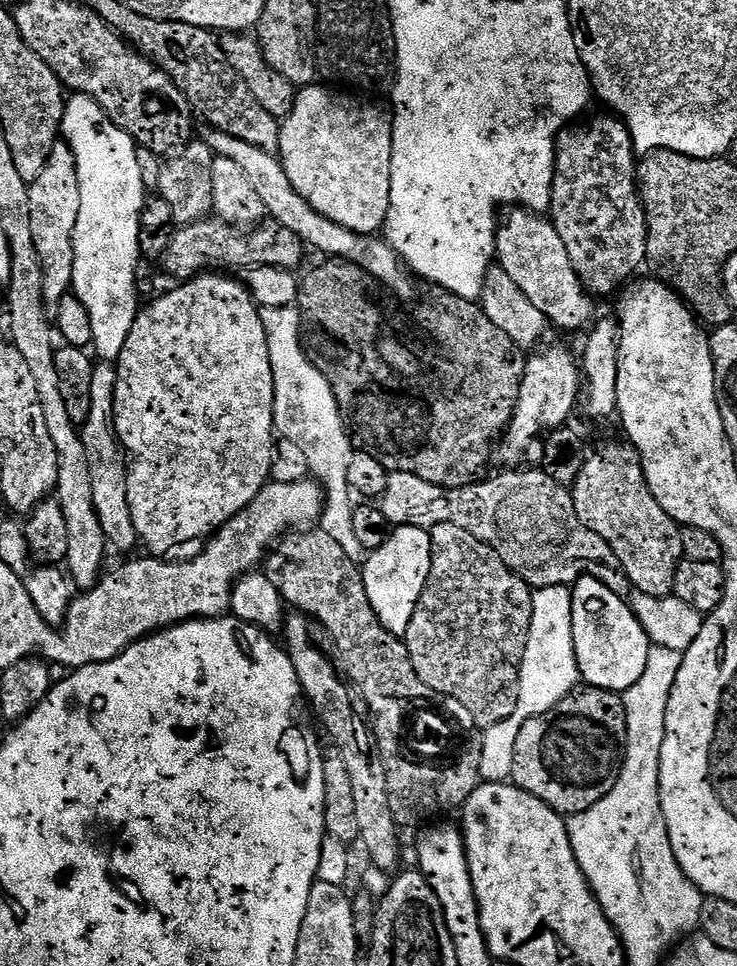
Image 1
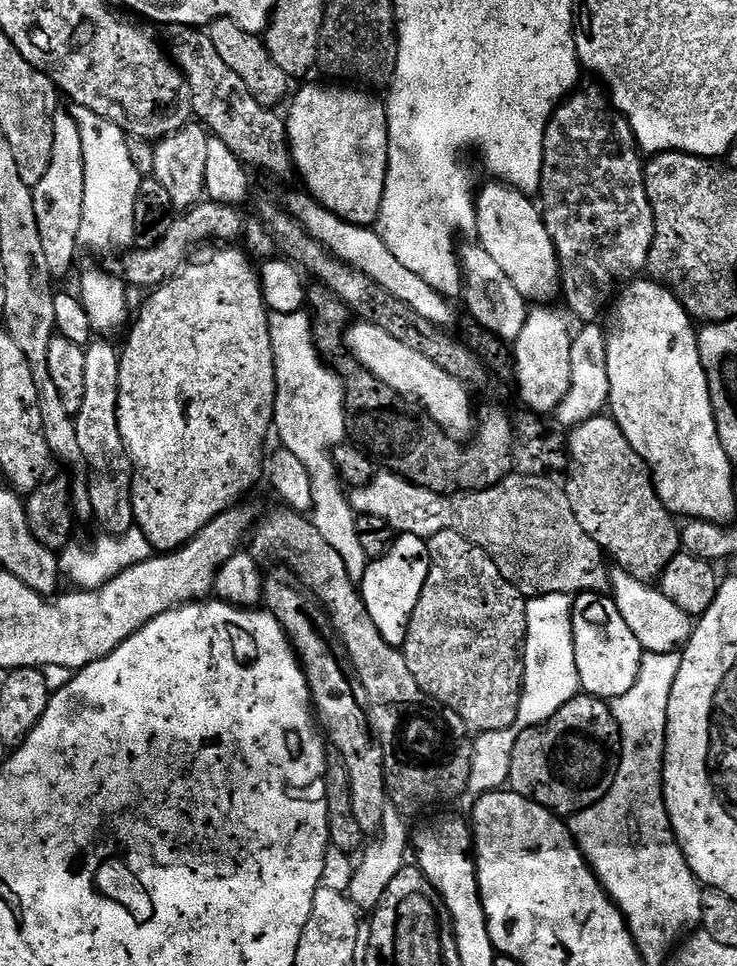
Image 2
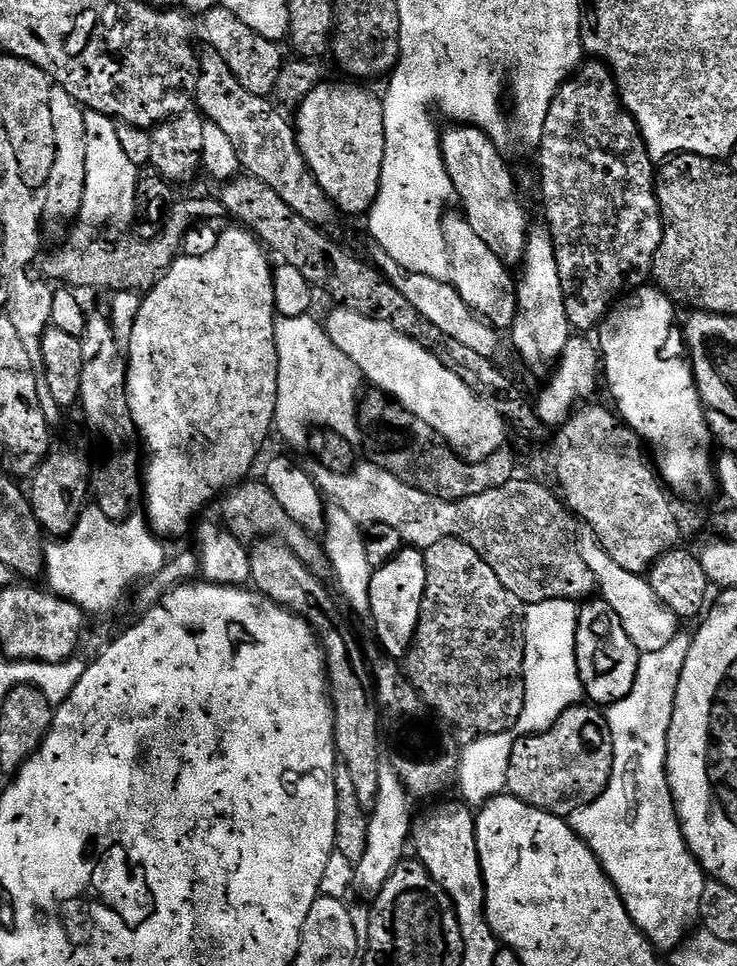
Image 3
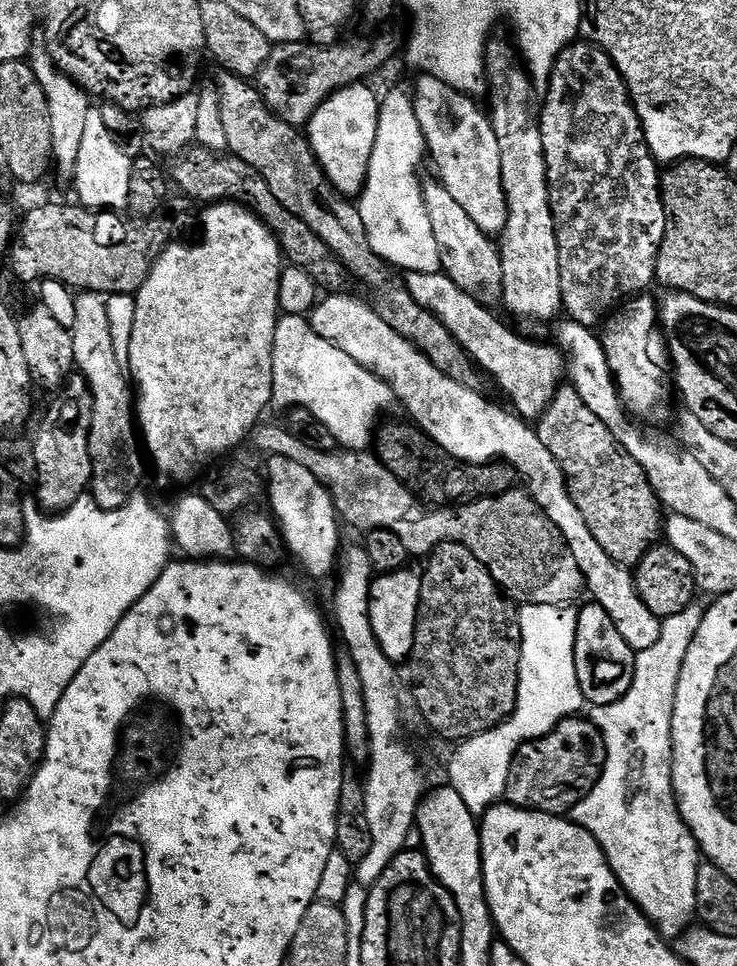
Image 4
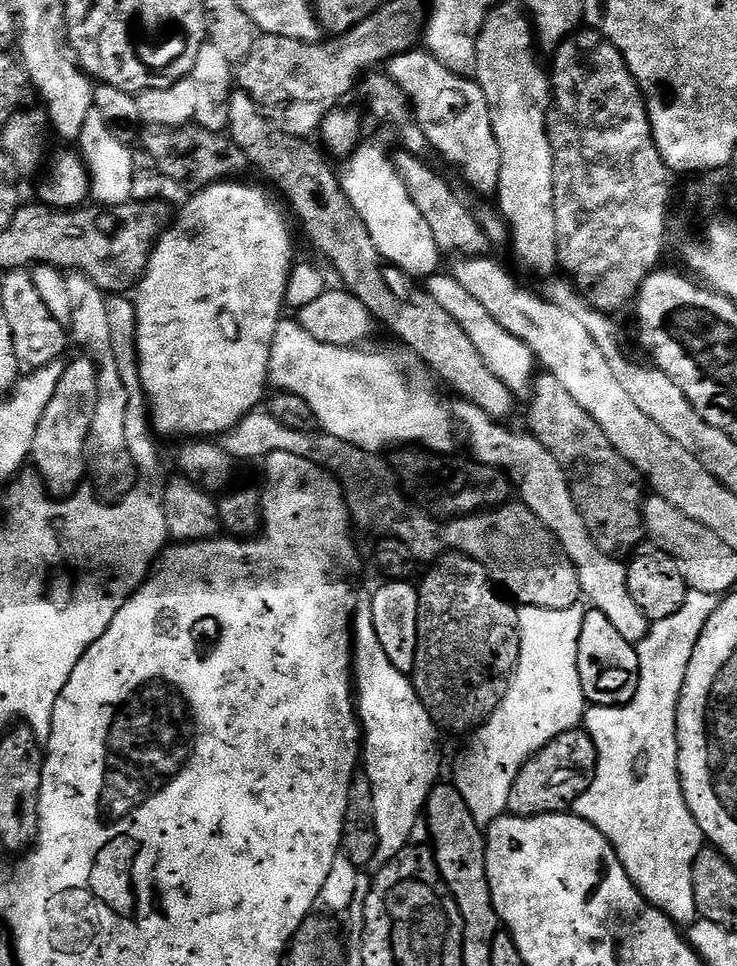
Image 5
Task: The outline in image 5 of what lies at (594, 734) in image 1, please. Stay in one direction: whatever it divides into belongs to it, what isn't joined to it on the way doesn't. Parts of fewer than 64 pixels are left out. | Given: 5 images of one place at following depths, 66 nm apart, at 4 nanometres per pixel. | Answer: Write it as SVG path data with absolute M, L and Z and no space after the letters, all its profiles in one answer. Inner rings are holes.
M577 730L567 732L566 734L558 734L558 738L551 740L546 746L542 746L542 750L538 750L532 755L522 766L522 770L518 774L518 778L514 778L514 786L510 790L510 802L508 803L508 812L513 816L550 816L553 812L567 813L571 809L572 804L580 795L586 791L592 784L592 779L596 777L596 747L594 742L589 738L587 732Z

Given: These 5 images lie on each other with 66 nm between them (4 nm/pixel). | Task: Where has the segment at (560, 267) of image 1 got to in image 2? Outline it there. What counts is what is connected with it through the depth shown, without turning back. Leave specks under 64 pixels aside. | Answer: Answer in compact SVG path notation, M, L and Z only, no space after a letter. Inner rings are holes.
M491 182L476 196L476 231L480 247L502 266L506 278L532 302L552 302L562 292L560 257L546 230L543 211L532 205L533 197L511 184Z

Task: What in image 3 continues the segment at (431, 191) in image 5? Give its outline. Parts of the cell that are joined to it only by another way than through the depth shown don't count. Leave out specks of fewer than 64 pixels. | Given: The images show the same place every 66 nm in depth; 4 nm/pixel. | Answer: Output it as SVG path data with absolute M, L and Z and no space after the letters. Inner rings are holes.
M445 211L442 230L444 241L448 247L450 258L450 274L447 279L462 294L462 302L470 306L474 315L483 318L486 323L491 324L497 330L511 329L512 323L516 320L516 280L510 273L509 265L478 238L474 226L465 218L463 211Z

